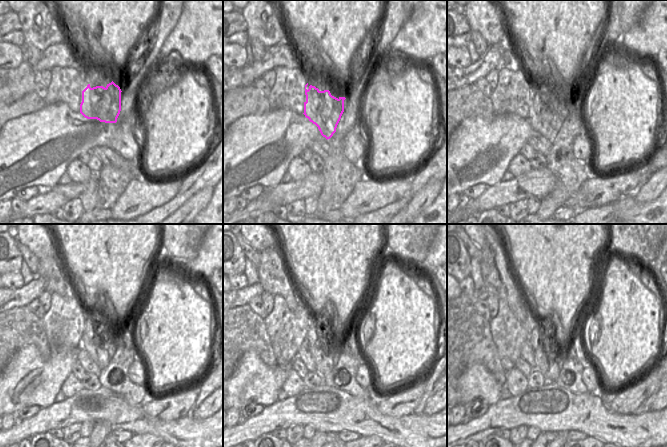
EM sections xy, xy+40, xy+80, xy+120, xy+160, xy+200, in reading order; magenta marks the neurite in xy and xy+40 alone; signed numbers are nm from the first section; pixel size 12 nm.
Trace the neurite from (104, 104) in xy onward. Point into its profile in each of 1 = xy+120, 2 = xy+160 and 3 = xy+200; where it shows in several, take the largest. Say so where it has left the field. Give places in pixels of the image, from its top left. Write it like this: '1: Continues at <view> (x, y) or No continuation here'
1: Continues at xy+120 (102, 353)
2: Continues at xy+160 (325, 360)
3: Continues at xy+200 (550, 367).

